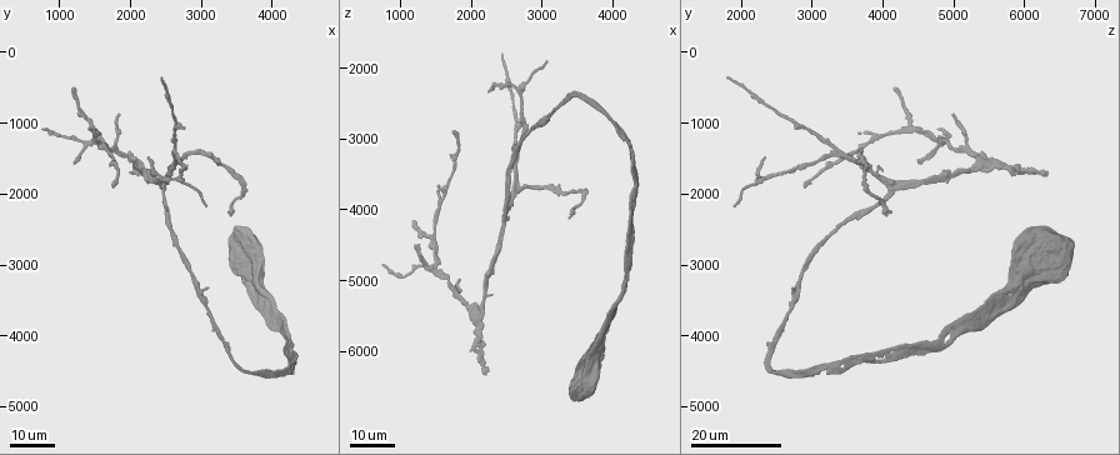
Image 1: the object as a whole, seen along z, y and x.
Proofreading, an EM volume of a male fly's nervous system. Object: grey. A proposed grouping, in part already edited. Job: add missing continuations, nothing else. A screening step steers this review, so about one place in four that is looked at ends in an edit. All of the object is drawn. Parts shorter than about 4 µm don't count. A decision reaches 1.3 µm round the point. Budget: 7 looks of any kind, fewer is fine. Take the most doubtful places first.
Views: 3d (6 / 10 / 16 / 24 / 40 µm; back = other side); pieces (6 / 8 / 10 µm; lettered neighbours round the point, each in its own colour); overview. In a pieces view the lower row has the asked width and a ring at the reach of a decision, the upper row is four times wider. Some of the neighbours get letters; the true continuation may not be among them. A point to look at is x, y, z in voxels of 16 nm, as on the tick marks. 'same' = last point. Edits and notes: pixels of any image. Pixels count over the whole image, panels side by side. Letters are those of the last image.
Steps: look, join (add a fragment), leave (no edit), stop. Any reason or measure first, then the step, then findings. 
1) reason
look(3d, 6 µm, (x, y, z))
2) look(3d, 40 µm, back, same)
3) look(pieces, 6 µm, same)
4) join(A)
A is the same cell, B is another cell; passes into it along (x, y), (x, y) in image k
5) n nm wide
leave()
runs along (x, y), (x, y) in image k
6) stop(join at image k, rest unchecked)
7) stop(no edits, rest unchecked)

thin end
look(3d, 24 µm, (800, 1100, 4800))

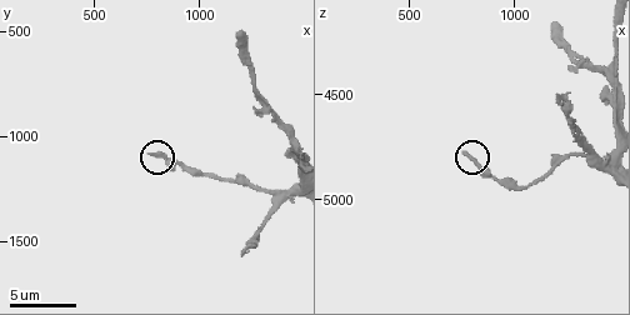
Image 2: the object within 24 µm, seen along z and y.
look(pieces, 6 µm, (760, 1080, 4790))

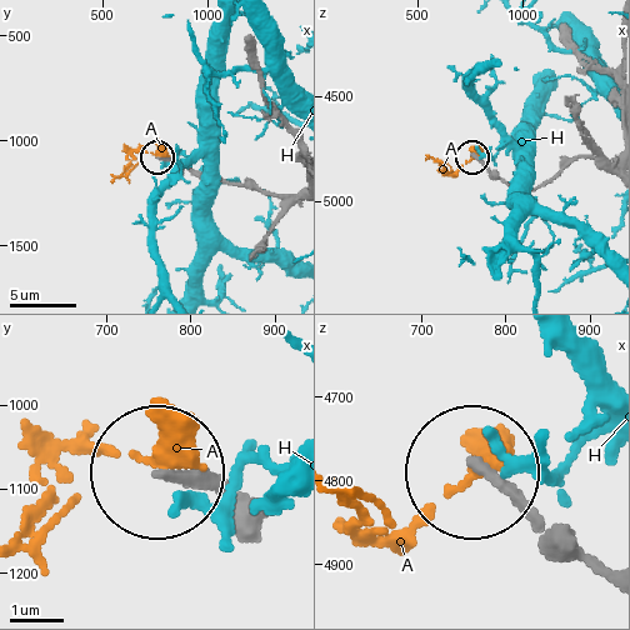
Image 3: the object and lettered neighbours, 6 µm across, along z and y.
leave()
A and H are other cells; runs along (605, 576), (475, 474) in image 3; none of them fits

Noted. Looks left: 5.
look(pieces, 10 µm, (1210, 1560, 4520))

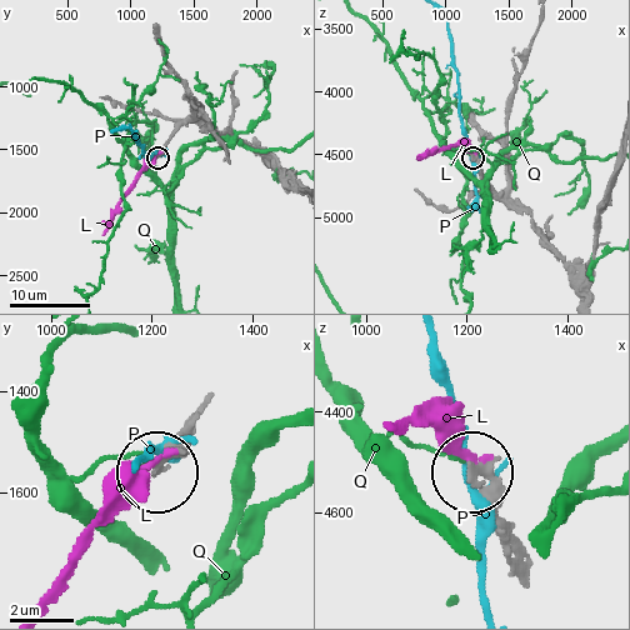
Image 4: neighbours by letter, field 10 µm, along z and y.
leave()
L, P and Q are other cells; no lettered fragment goes on from it

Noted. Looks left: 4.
an open end
look(3d, 16 µm, (2200, 1700, 6300))

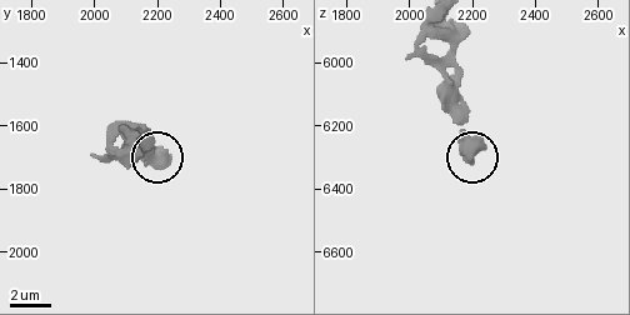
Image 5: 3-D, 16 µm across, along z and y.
look(pieces, 8 µm, same)

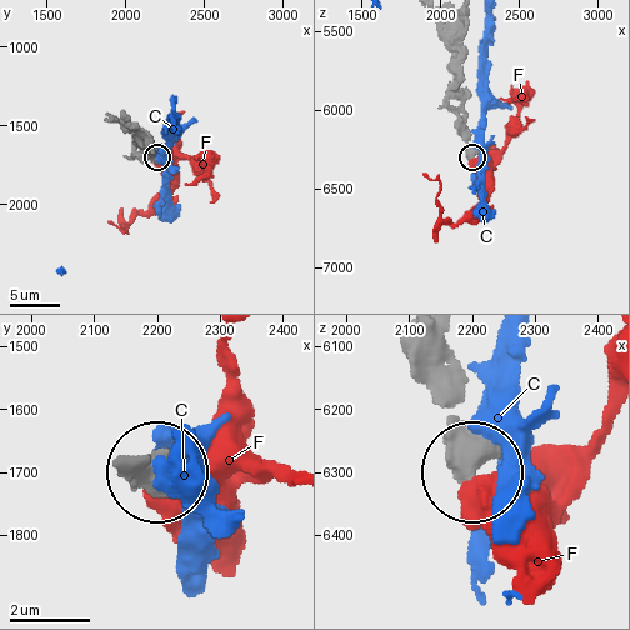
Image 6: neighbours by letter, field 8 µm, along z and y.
leave()
C and F are other cells; none of them fits

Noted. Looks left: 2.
stop(no edits, rest unchecked)

